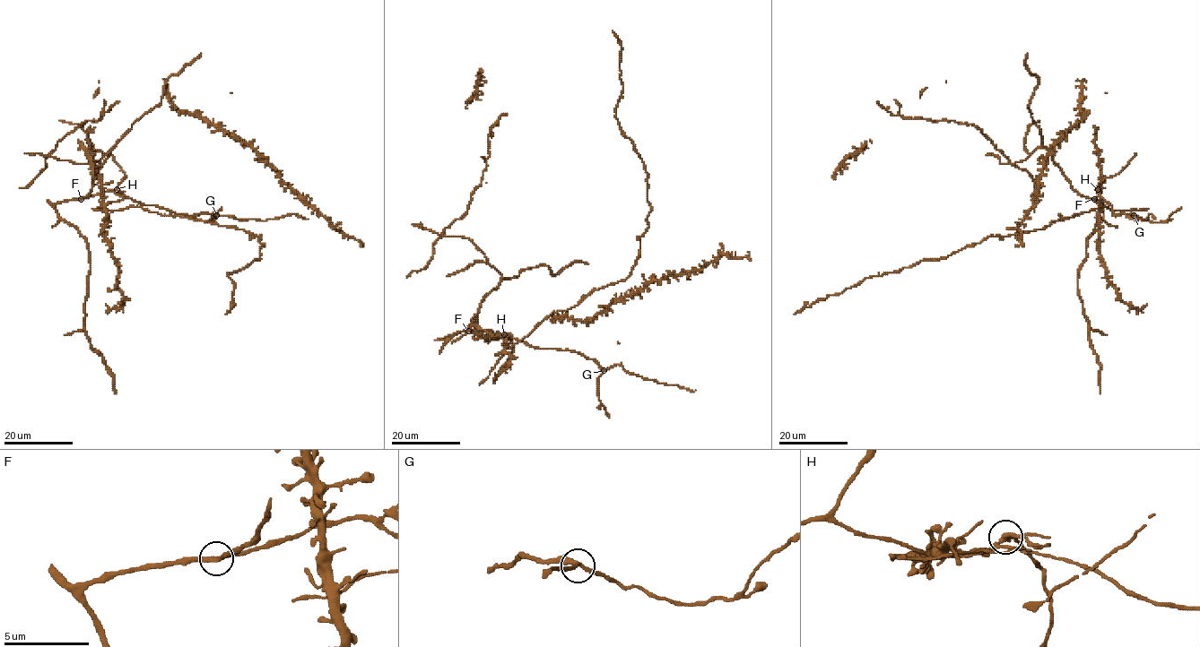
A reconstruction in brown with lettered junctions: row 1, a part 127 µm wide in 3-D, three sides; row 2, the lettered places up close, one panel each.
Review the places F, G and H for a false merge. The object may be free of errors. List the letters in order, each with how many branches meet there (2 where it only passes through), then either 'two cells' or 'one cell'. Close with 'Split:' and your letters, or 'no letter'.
F: branches 3; one cell
G: branches 3; one cell
H: branches 3; two cells
Split: H

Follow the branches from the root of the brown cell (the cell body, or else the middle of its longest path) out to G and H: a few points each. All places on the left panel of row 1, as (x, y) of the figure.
G: (82, 198), (114, 191), (141, 203), (158, 205), (178, 214), (216, 215)
H: (82, 198), (117, 189)

